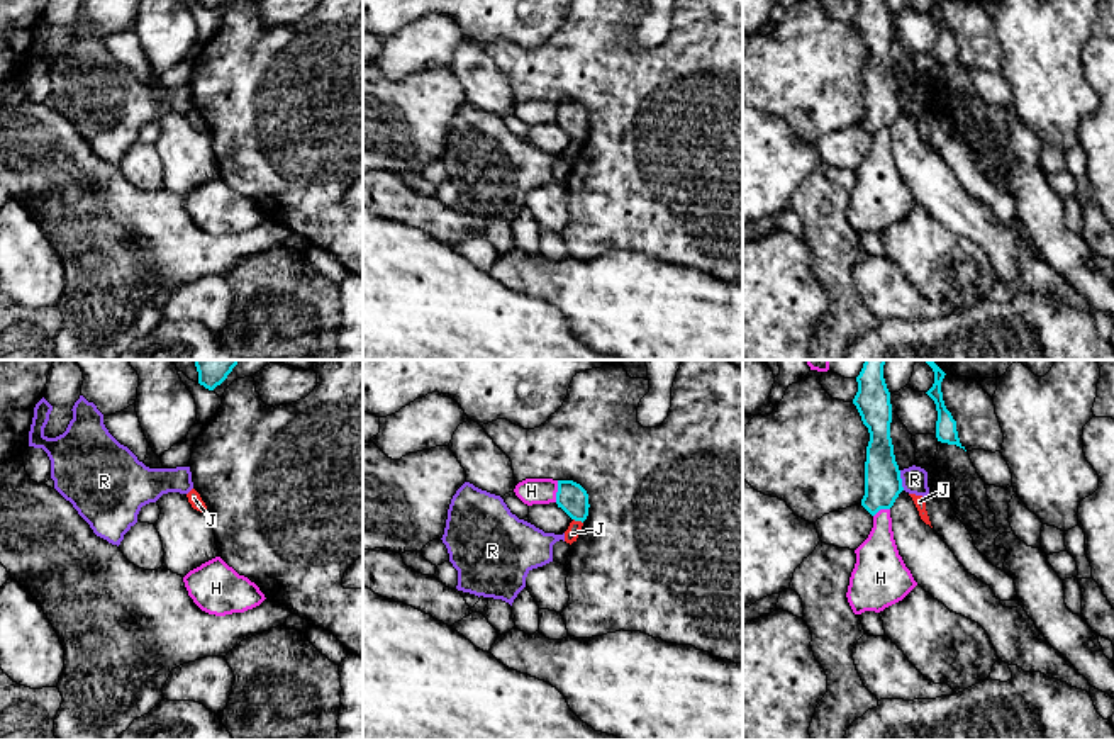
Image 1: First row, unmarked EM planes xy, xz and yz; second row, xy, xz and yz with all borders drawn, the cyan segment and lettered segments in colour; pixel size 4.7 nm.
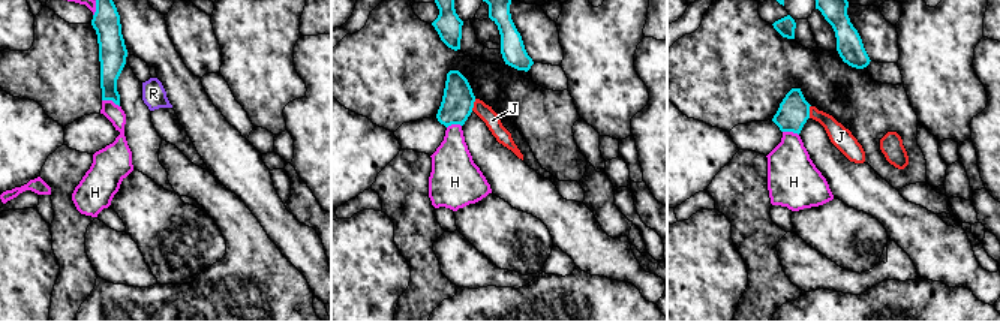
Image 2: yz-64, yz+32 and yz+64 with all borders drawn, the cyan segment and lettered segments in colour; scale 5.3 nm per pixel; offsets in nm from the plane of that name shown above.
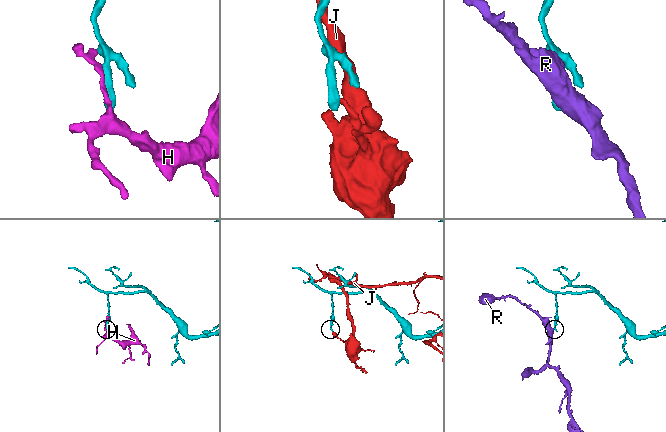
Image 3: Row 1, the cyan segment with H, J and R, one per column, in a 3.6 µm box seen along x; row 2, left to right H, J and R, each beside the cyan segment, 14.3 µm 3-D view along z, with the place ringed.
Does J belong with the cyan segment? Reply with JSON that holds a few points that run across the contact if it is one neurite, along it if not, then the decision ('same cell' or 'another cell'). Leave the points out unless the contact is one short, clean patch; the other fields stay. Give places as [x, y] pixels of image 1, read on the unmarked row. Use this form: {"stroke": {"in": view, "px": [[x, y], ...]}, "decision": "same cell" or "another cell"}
{"decision": "another cell"}

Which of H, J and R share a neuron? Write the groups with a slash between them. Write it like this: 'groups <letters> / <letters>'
groups H / J / R

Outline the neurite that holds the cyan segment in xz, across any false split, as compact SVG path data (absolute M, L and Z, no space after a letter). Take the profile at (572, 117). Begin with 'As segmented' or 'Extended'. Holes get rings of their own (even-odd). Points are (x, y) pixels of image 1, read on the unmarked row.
As segmented. M558 100L556 124L575 141L583 143L588 136L588 114L573 100Z

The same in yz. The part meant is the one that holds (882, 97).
As segmented. M885 0L856 2L853 24L870 53L861 126L875 136L880 129L890 129L904 107L890 58L892 24L887 3Z

